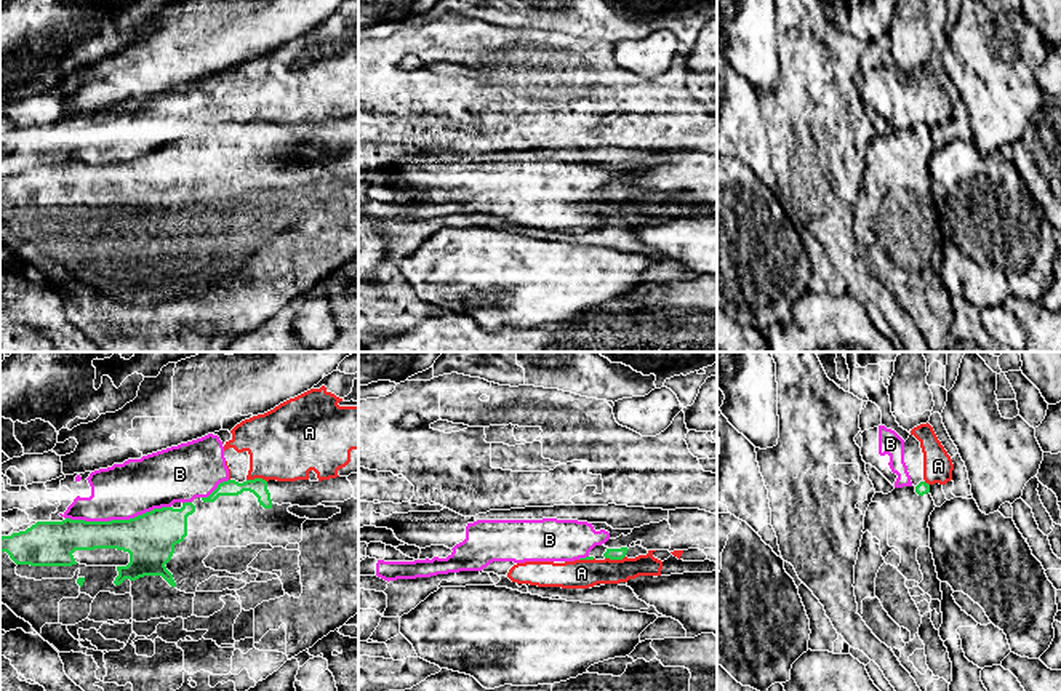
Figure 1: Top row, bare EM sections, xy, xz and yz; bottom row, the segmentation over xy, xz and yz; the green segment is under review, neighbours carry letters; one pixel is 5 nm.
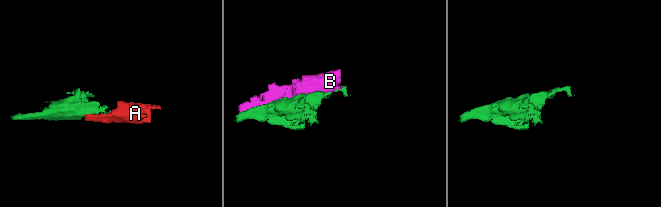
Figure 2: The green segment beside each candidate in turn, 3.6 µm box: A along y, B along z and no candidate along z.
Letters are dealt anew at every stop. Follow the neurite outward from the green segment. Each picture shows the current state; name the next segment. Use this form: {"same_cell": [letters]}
{"same_cell": []}

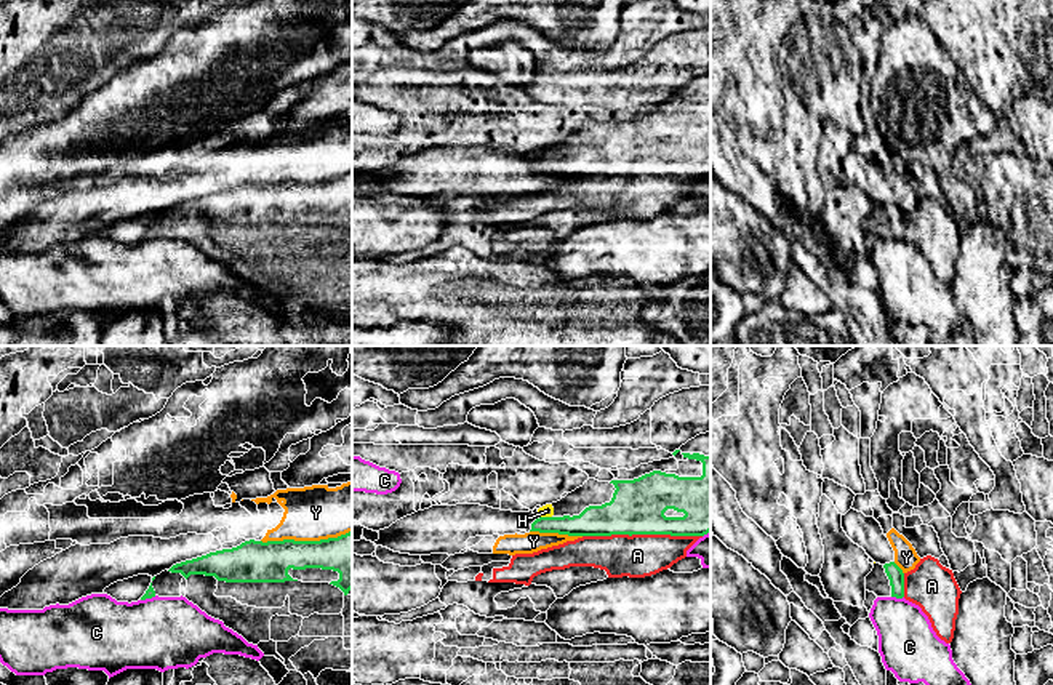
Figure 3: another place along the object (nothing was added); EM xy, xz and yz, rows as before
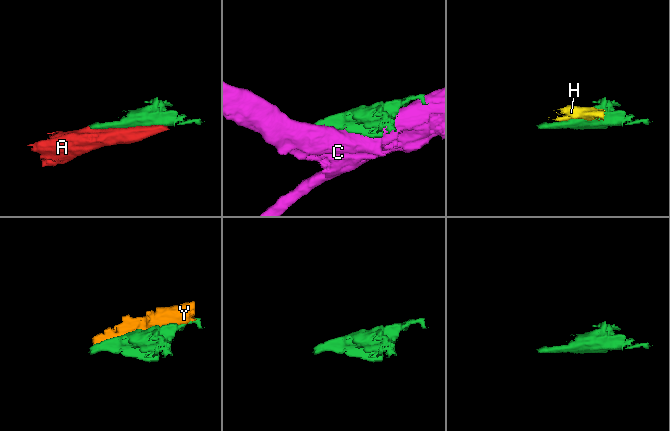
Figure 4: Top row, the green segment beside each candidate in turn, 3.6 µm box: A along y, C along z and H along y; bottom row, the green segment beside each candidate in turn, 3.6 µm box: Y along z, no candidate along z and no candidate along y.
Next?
{"same_cell": ["A"]}

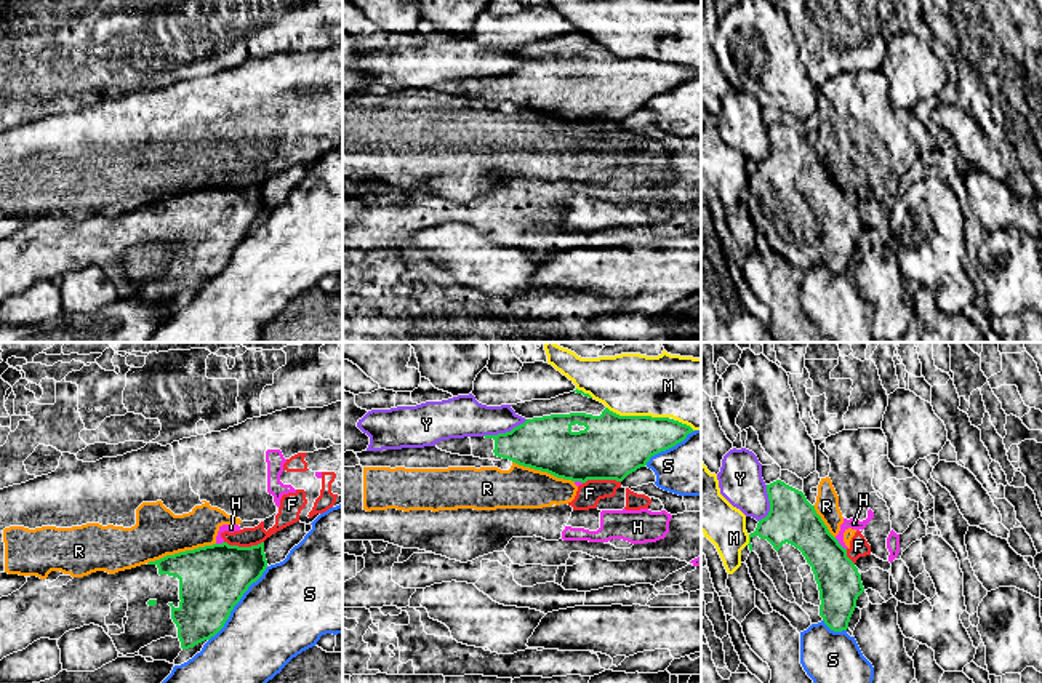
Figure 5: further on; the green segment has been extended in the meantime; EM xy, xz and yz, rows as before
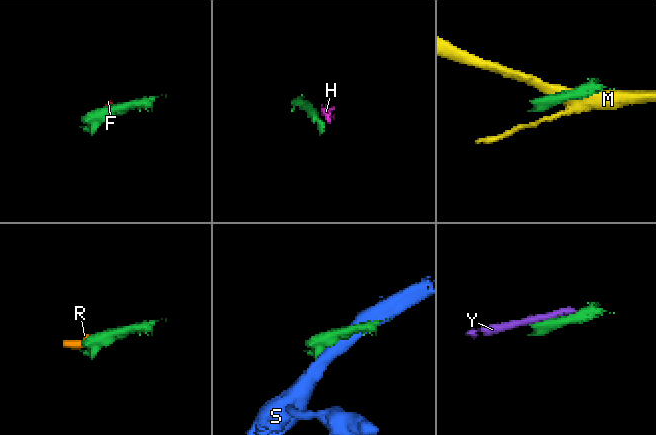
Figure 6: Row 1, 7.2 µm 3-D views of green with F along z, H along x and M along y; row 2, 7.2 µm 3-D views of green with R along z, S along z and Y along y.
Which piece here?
{"same_cell": []}

